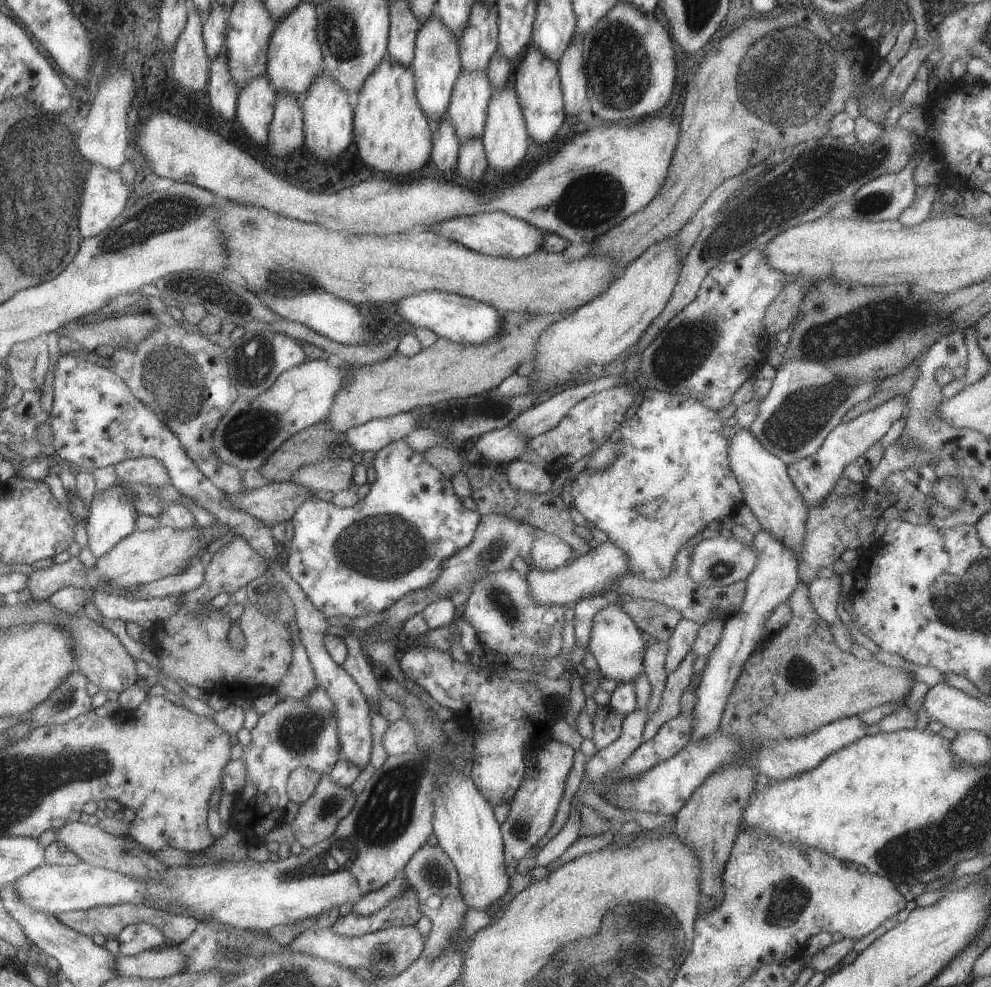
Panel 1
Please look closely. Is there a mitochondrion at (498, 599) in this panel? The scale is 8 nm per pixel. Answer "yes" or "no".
yes

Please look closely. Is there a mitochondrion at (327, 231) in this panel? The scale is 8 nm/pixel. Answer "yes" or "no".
no

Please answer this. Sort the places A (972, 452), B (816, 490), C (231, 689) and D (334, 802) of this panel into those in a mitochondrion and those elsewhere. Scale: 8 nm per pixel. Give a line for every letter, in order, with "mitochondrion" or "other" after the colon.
A: other
B: other
C: other
D: mitochondrion

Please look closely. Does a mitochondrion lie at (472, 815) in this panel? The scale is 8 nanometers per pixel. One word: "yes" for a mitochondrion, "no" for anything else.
no

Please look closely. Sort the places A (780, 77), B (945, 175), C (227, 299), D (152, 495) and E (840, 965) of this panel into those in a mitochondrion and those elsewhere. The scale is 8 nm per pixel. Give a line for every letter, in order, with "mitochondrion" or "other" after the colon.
A: mitochondrion
B: other
C: mitochondrion
D: mitochondrion
E: other

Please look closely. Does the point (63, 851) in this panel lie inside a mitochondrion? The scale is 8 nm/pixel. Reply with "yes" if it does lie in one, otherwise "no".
no

